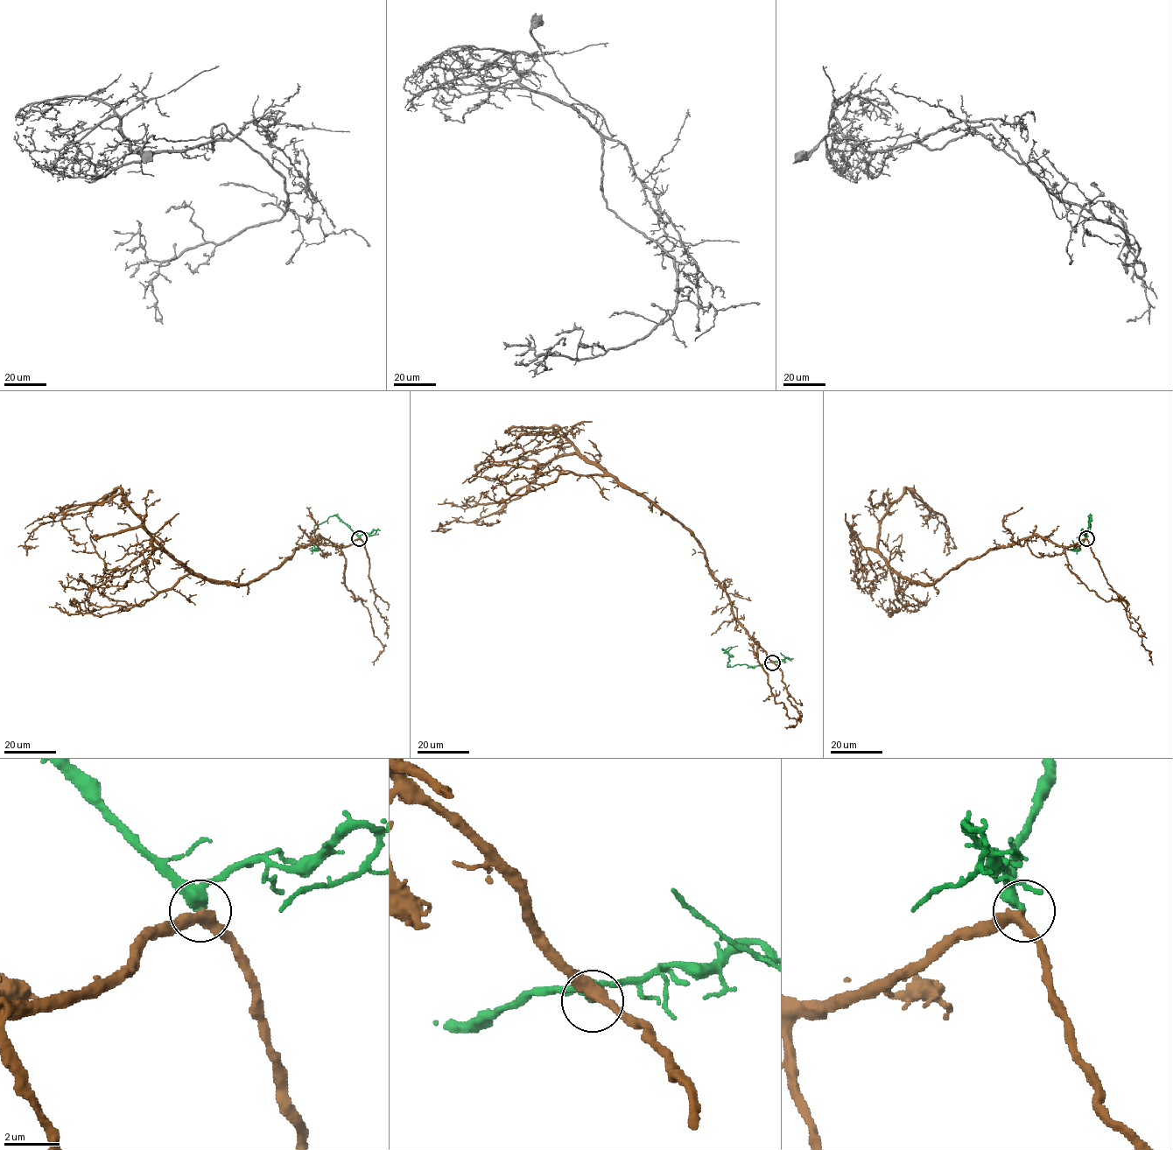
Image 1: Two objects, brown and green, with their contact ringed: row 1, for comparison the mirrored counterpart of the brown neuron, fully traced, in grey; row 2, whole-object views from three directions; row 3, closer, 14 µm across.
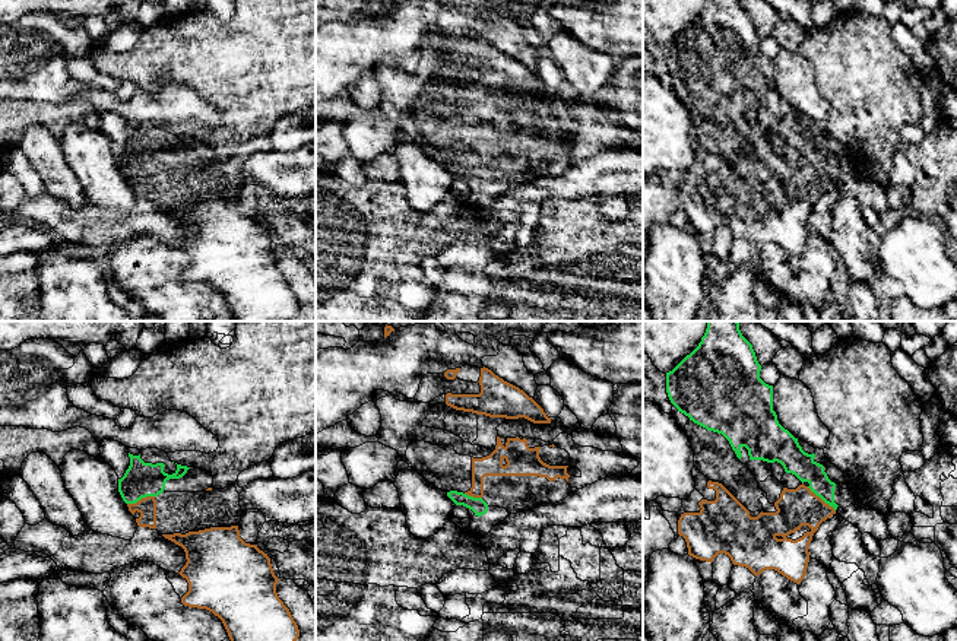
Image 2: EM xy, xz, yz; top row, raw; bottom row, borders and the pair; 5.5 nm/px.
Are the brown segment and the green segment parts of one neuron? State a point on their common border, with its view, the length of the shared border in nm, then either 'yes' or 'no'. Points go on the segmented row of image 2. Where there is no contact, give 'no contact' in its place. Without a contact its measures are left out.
yz (820, 498) | 220 nm | yes

